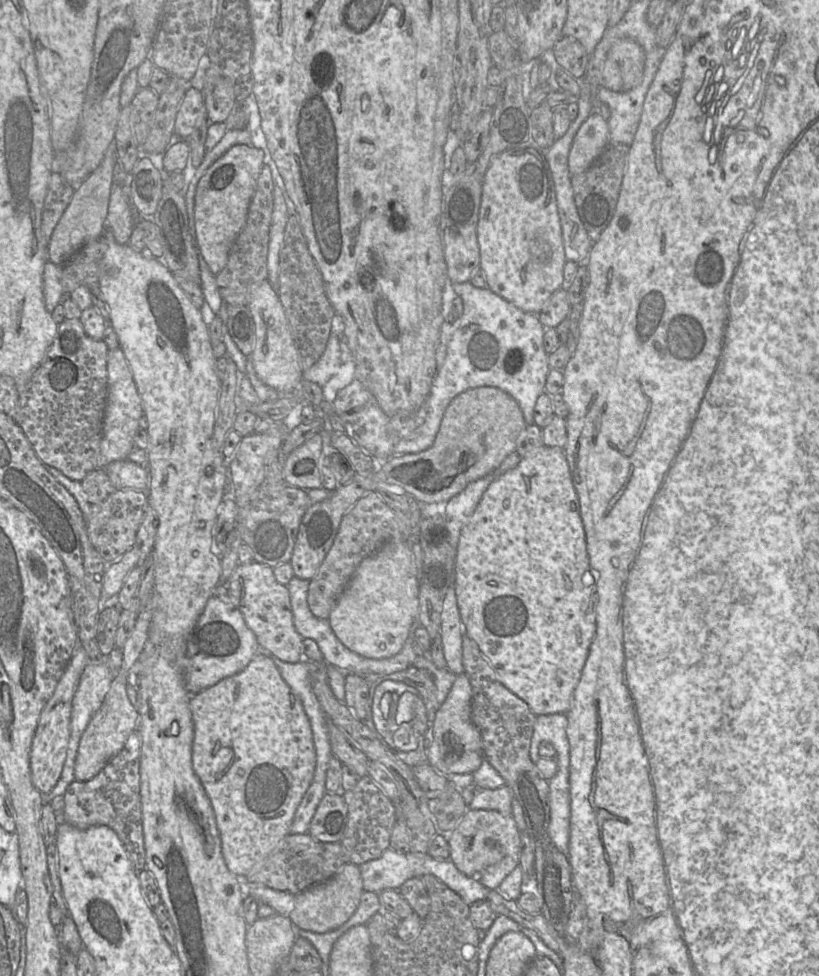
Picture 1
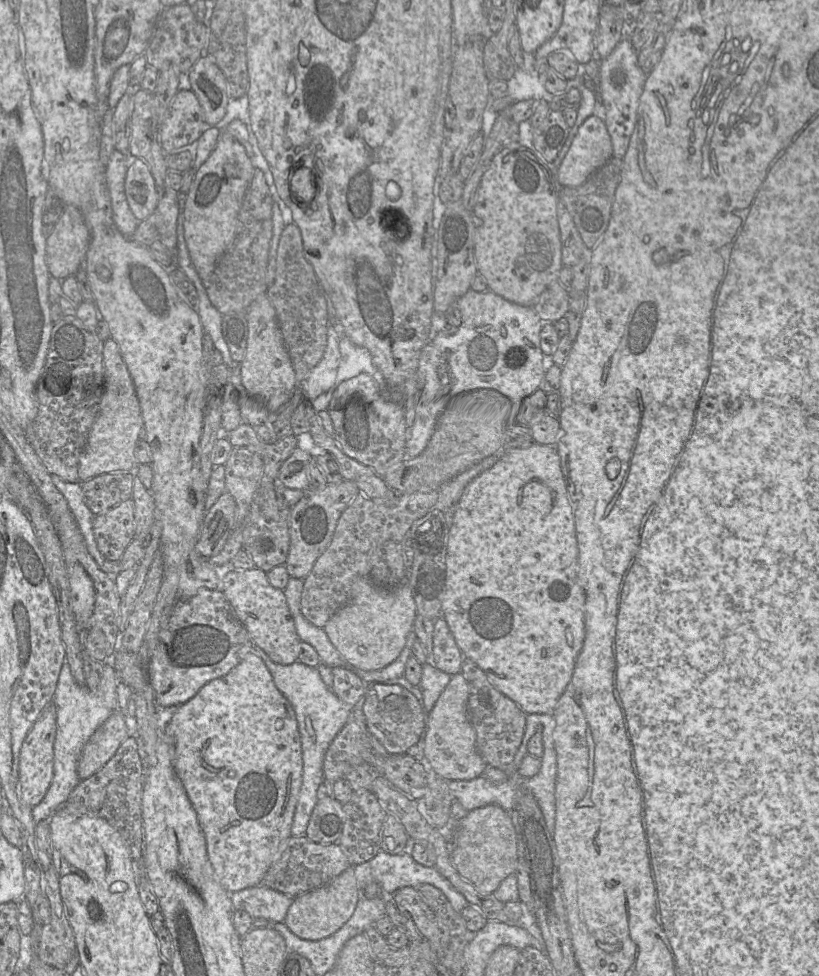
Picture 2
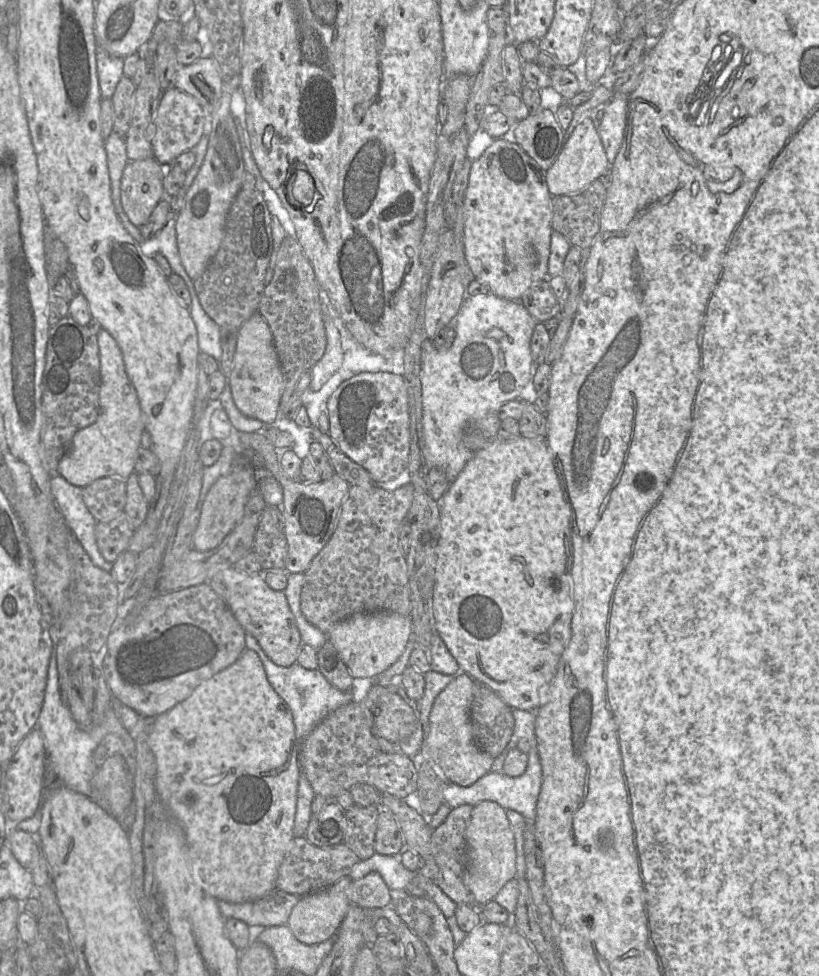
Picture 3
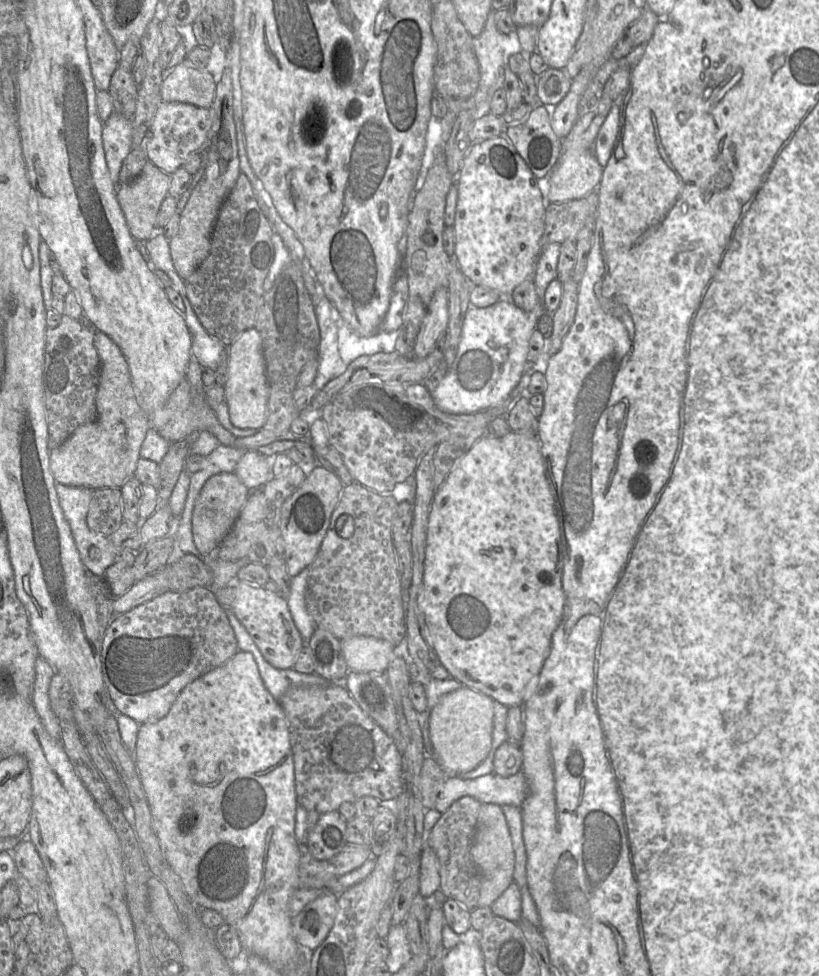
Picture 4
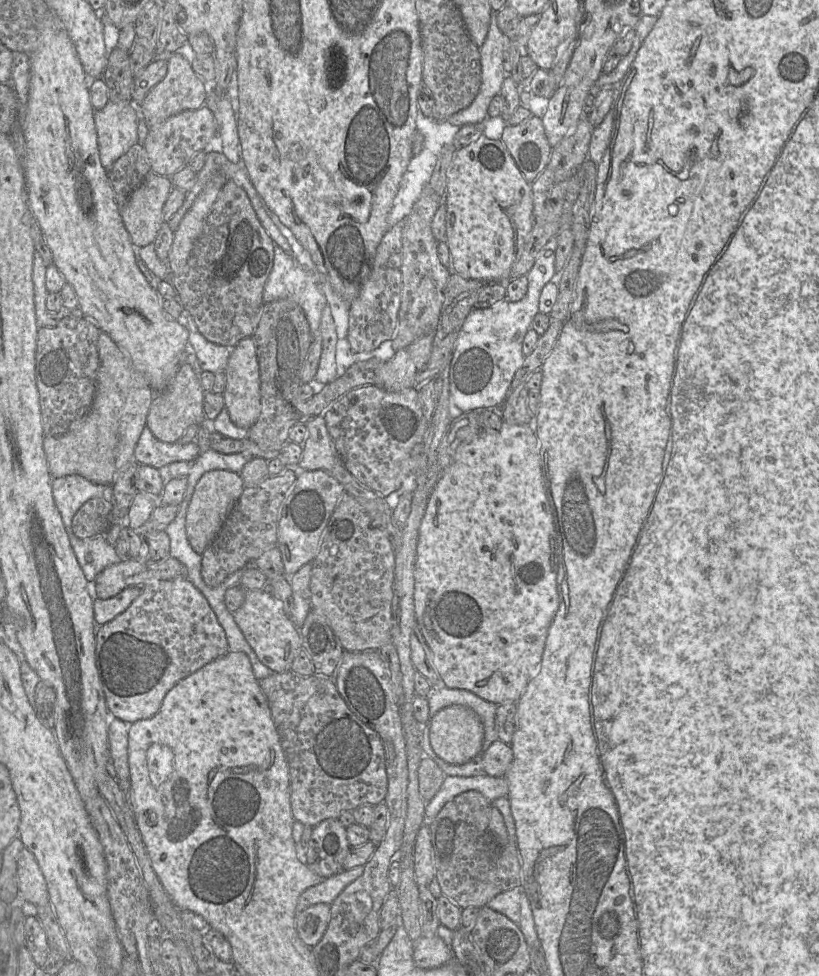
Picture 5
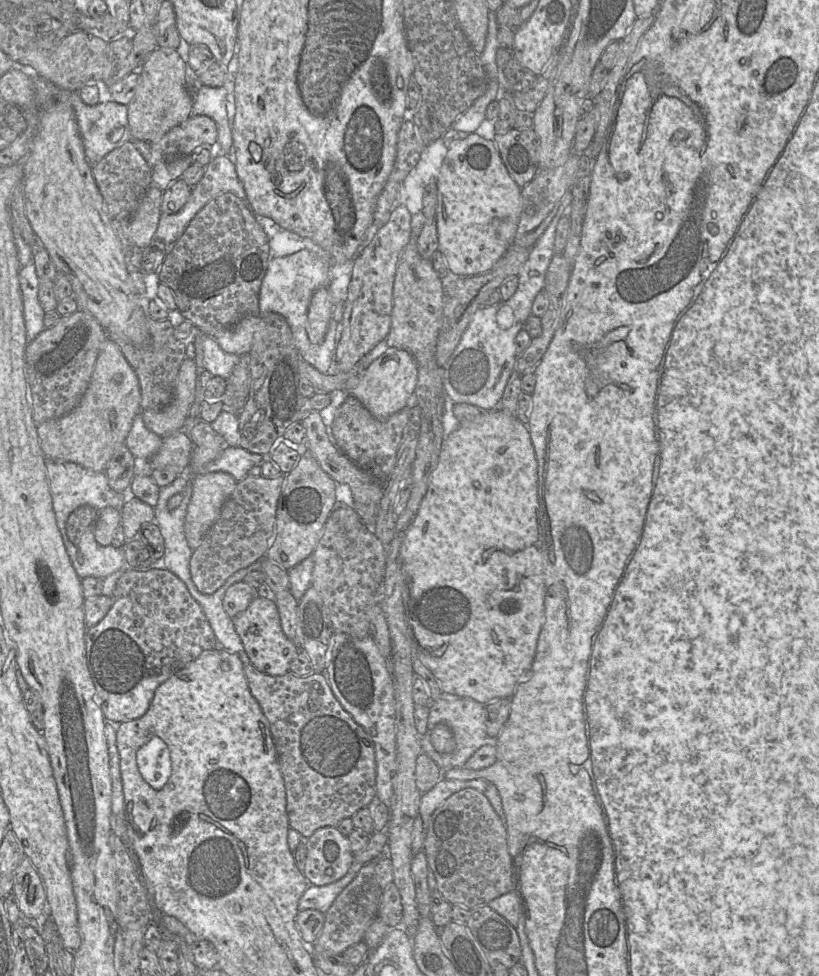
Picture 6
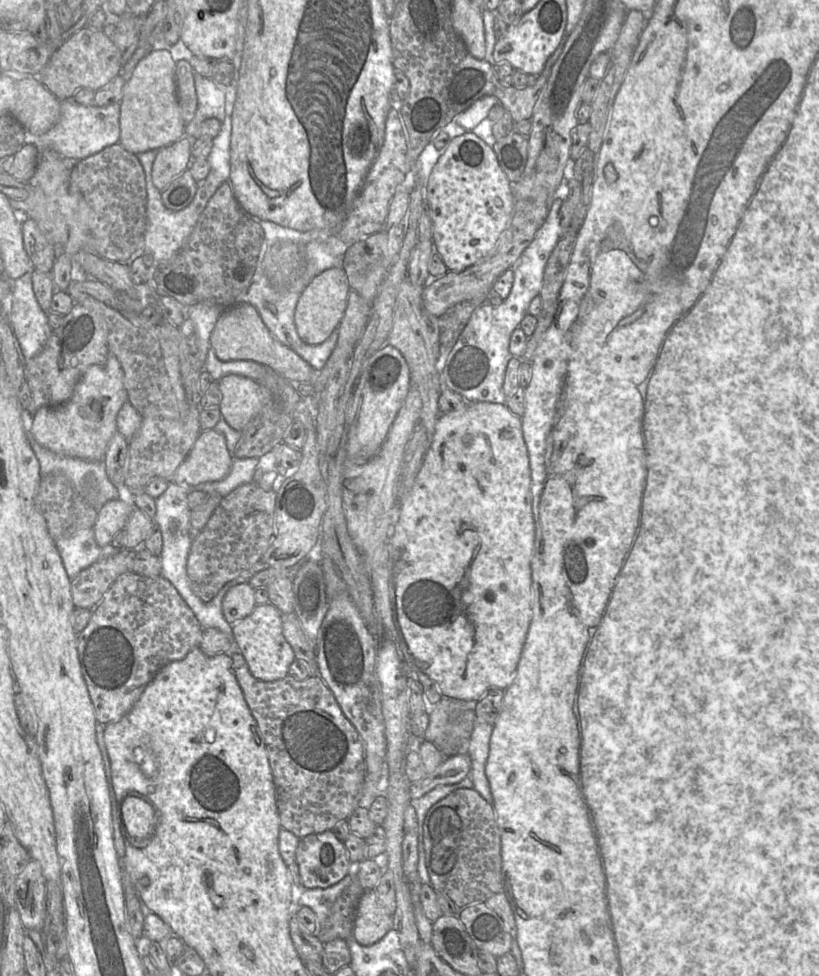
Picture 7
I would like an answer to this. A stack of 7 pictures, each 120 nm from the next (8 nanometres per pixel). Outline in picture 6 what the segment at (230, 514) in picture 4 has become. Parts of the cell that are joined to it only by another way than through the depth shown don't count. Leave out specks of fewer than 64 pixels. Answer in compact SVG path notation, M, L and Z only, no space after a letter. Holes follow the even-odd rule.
M210 472L194 475L192 483L192 496L185 517L185 536L194 551L219 518L225 501L238 482L226 472Z

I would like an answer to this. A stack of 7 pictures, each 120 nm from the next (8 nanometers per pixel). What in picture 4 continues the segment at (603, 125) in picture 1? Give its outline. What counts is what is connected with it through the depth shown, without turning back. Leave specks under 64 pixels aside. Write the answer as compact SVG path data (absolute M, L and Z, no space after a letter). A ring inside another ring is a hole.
M590 149L563 150L549 175L547 202L580 199L597 191L603 174Z

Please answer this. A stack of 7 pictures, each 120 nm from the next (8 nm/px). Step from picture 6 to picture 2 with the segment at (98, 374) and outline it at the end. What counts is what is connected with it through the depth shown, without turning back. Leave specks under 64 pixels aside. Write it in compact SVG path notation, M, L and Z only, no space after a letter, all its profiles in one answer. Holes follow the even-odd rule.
M109 338L103 348L103 386L97 418L89 432L78 466L79 482L104 473L133 471L137 466L135 447L143 427L142 406L118 344Z

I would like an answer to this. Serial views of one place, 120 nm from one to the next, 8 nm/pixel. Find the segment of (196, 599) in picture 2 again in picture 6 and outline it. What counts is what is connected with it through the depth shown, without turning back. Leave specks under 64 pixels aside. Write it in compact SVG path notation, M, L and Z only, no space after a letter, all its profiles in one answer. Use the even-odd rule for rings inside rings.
M125 568L112 593L113 604L105 617L85 633L86 663L105 721L127 722L142 717L156 689L204 651L214 649L217 639L201 606L186 585L164 568Z

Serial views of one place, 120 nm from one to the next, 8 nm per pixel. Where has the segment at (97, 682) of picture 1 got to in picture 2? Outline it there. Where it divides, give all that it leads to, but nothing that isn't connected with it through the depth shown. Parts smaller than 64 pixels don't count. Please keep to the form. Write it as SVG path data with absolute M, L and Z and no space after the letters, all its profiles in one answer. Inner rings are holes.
M106 658L104 661L104 670L101 682L96 691L91 691L87 685L77 684L71 674L69 664L63 664L52 699L52 702L55 704L57 709L57 732L54 742L54 774L46 795L39 804L32 808L32 816L35 823L42 820L49 820L52 814L60 809L61 805L64 805L72 790L81 781L77 772L77 765L81 751L96 729L101 726L113 712L117 711L116 687L118 682L119 679L111 659Z

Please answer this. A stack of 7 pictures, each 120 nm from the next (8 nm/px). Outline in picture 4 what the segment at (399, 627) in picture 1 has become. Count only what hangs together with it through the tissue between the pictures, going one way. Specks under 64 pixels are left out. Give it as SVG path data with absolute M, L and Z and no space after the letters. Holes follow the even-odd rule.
M357 636L340 640L349 672L385 672L396 655L396 647L386 640Z

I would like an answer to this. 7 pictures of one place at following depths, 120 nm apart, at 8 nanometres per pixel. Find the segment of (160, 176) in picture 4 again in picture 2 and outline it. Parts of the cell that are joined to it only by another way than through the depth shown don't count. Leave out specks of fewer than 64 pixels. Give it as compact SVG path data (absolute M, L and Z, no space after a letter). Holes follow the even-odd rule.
M141 158L129 166L125 178L125 194L134 216L143 221L157 207L155 180L149 166Z

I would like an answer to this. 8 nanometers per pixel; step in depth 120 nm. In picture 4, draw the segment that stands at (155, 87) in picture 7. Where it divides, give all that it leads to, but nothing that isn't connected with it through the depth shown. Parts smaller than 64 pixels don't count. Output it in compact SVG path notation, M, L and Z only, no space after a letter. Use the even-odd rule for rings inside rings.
M181 62L164 77L160 88L161 99L164 102L183 102L210 109L216 84L206 69L186 66Z

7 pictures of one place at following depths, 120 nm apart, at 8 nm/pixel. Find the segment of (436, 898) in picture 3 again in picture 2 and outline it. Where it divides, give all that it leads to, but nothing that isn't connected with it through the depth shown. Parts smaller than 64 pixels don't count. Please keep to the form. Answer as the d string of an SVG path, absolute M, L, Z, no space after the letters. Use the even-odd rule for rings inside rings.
M380 851L373 859L354 866L354 872L360 890L360 897L361 891L368 884L373 882L376 882L381 886L383 896L392 896L397 890L403 887L417 888L419 885L427 883L441 890L455 911L461 912L465 906L470 905L465 897L458 892L435 867L425 867L417 863L409 851L400 854L388 854L384 851Z

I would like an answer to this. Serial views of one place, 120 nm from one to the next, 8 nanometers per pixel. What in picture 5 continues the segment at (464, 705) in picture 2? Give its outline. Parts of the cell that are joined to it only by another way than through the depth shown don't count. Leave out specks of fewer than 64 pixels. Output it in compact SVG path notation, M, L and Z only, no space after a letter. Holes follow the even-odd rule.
M452 705L429 720L430 743L437 756L453 765L471 761L482 749L484 727L469 708Z

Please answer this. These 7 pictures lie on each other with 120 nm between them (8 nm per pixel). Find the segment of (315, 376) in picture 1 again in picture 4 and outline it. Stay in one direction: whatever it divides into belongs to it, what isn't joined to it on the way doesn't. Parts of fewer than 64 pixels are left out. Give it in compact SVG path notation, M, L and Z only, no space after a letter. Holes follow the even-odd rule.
M325 297L315 305L315 314L320 331L319 368L312 387L317 391L342 374L346 369L338 348L338 329L332 318L332 303Z

